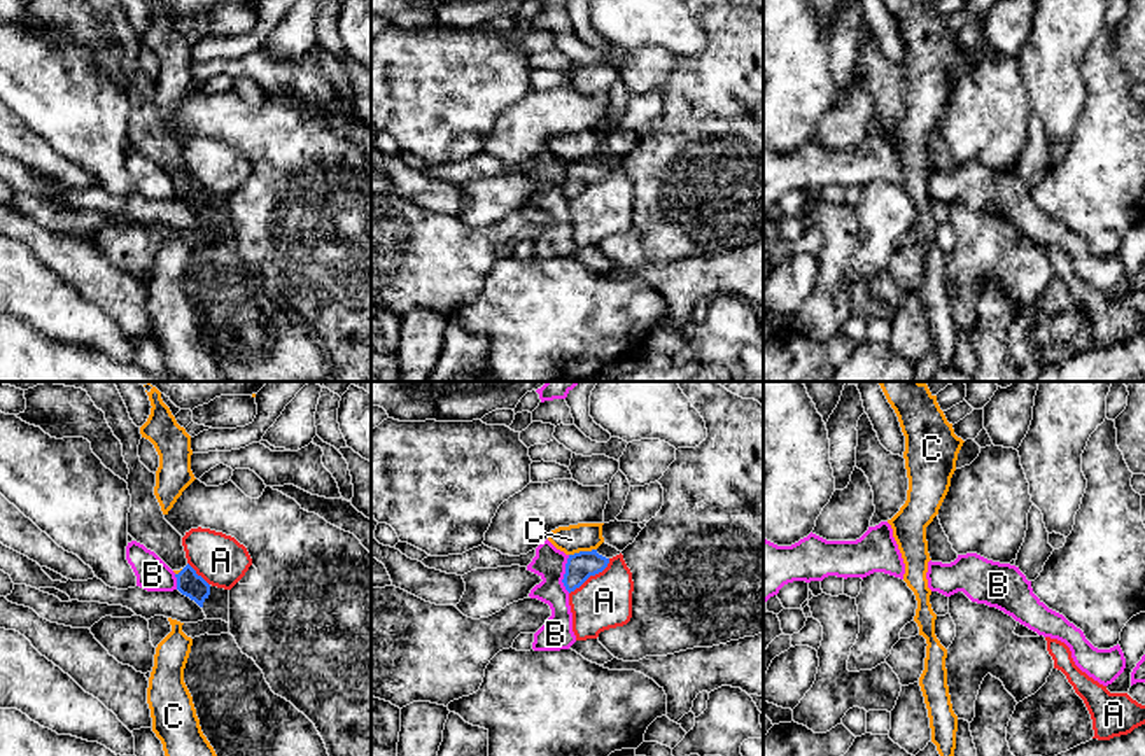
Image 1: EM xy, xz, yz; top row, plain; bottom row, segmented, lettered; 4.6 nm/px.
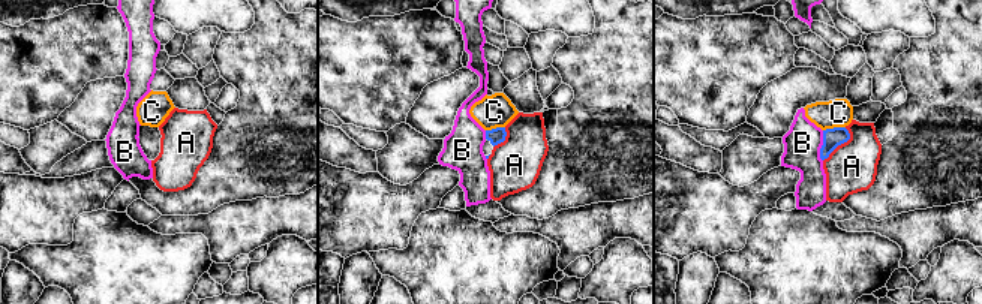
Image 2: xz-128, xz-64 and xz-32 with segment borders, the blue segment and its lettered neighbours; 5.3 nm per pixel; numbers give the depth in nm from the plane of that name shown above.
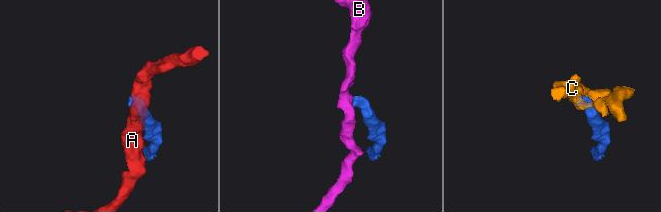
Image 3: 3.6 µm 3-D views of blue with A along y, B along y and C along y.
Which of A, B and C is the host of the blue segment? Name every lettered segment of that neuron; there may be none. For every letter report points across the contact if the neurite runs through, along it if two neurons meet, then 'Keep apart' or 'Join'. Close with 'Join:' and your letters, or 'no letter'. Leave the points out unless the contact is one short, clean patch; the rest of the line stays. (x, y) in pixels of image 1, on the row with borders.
A: Keep apart
B: Boundary: xz (569, 555), (562, 580), (568, 592). Keep apart
C: Boundary: xz (596, 548), (569, 555). Keep apart
Join: no letter

